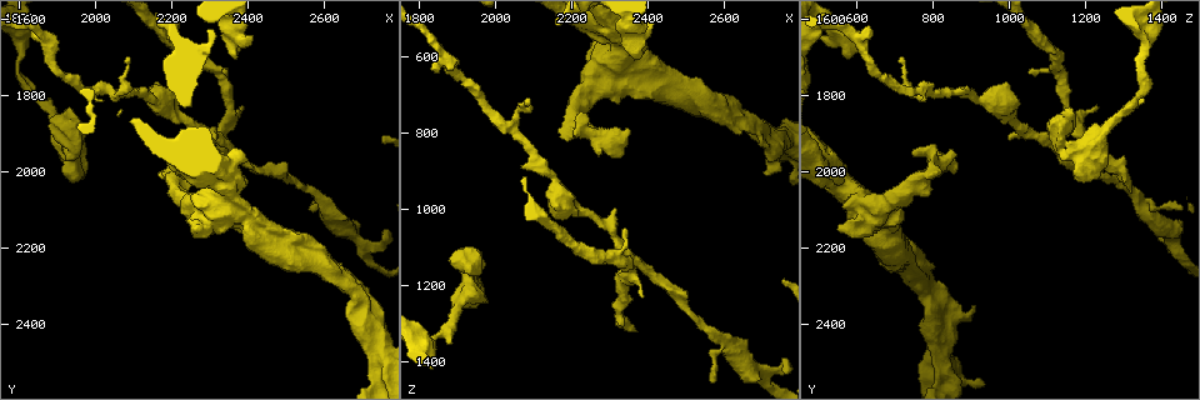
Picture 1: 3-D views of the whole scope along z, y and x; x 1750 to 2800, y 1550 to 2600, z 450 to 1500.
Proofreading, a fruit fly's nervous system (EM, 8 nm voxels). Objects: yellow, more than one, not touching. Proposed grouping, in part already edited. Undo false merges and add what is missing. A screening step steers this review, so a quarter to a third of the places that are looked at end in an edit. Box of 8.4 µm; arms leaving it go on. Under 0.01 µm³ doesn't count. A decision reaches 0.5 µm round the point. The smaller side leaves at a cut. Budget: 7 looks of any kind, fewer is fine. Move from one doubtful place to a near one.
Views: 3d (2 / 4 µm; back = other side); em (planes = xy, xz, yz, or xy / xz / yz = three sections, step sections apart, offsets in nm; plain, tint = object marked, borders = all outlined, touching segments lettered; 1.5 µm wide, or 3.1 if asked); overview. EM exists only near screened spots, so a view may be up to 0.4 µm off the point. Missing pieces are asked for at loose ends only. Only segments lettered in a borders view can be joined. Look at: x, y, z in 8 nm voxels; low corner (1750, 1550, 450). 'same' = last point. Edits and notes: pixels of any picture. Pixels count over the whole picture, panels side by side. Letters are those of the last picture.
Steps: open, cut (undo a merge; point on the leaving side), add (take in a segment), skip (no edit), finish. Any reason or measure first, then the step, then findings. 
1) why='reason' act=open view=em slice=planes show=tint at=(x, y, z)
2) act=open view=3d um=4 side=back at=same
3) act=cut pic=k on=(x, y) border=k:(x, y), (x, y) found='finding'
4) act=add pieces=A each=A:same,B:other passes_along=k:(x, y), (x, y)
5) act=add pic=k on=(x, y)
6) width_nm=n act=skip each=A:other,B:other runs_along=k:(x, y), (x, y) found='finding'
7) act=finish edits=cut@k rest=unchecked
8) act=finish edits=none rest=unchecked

act=open view=em slice=planes show=borders at=(2045, 1790, 780)

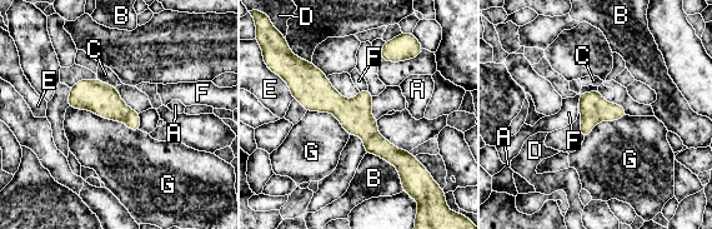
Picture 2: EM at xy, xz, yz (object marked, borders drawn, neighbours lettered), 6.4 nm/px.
longest_contact=G:500nm act=skip each=A:other,B:other,C:other,D:other,E:other,F:other,G:other border=2:(68, 106), (94, 111), (140, 132) found='all the same cell'

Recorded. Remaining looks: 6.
why='free end' act=open view=em slice=xy step=4 show=tint at=(2185, 2000, 815)

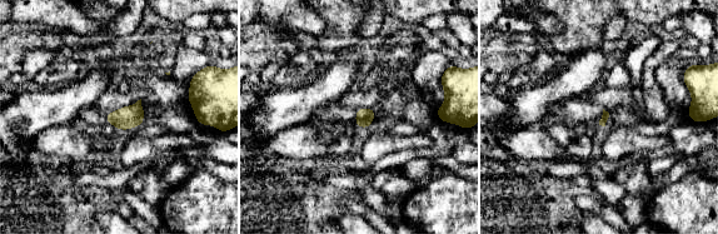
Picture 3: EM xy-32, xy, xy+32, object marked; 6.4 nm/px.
why='cut it another way' act=open view=em slice=xz step=8 show=borders at=same

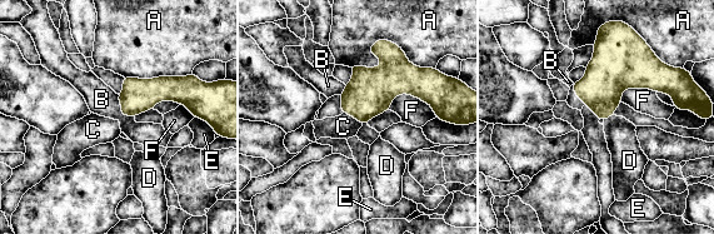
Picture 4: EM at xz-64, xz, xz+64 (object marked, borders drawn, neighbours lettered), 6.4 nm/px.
width_nm=190 act=add pieces=C each=A:other,B:other,C:same,D:other,E:other,F:other passes_along=4:(372, 90), (353, 116), (343, 127) found='the cell continues'

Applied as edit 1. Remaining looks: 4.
why='redraw' act=open view=overview

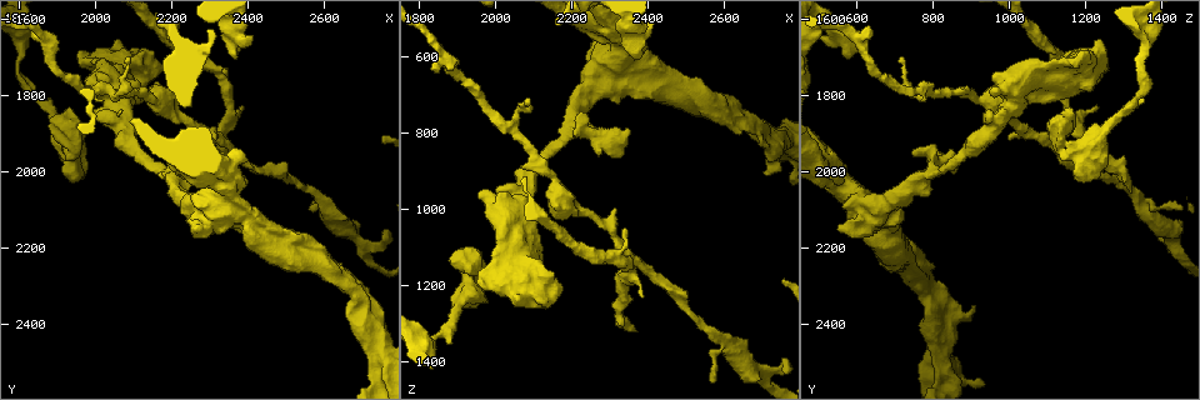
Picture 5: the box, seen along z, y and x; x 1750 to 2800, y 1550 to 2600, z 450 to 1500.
why='stops while still wide' act=open view=em slice=yz step=4 show=borders at=(2405, 2100, 575)

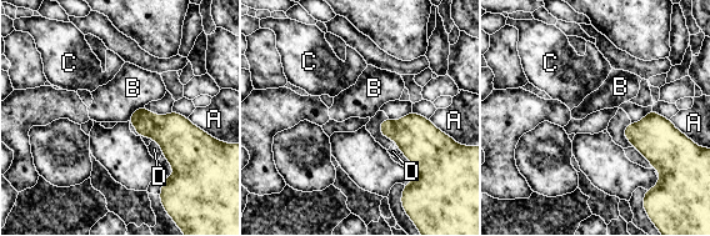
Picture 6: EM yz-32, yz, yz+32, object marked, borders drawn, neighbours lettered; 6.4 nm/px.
why='cut it another way' act=open view=em slice=planes show=borders at=same

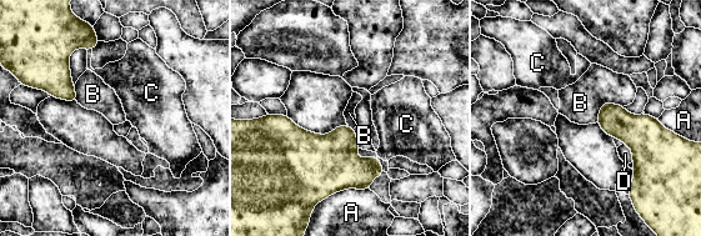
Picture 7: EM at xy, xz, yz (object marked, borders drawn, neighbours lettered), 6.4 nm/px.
act=skip each=A:other,B:other,C:other,D:other found='no lettered segment goes on from it'

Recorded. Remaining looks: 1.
act=finish edits=add@4 rest=unchecked

